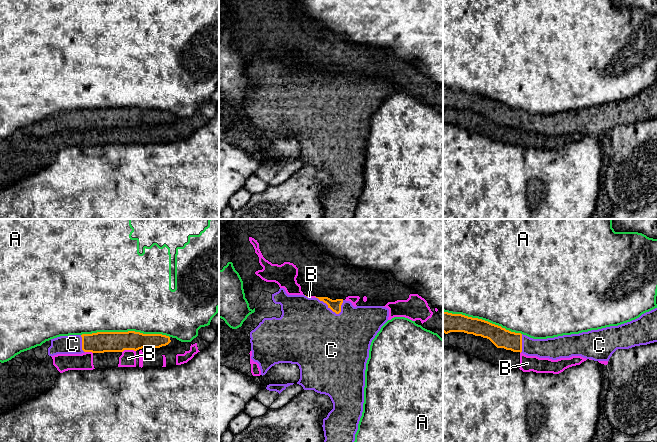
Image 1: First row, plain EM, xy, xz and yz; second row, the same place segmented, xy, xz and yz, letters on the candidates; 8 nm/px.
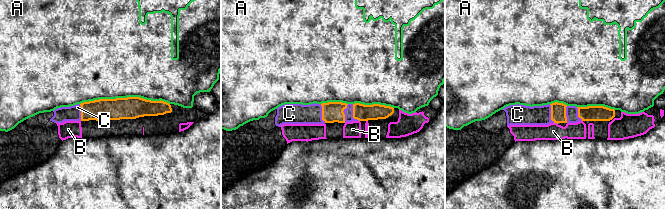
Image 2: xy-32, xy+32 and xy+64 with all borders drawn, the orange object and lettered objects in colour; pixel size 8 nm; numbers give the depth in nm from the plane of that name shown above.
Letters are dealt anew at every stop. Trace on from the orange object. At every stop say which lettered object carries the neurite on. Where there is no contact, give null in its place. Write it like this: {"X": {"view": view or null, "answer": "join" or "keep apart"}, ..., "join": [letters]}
{"A": {"view": "xy", "answer": "keep apart"}, "B": {"view": "xy", "answer": "keep apart"}, "C": {"view": "xz", "answer": "join"}, "join": ["C"]}

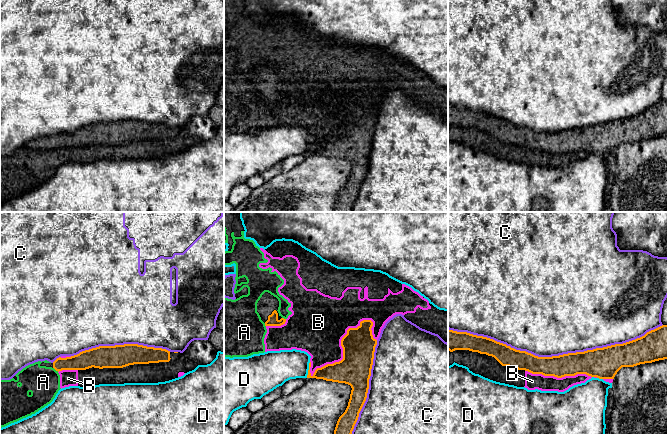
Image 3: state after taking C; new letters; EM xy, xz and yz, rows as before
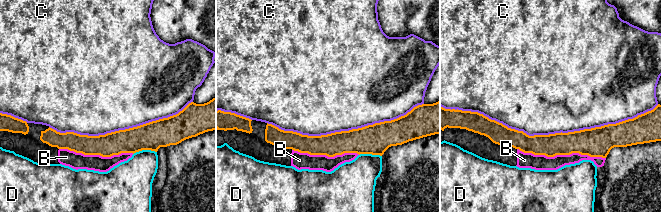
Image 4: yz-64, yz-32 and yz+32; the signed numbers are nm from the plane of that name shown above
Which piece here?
{"A": {"view": "xy", "answer": "keep apart"}, "B": {"view": "xz", "answer": "keep apart"}, "C": {"view": "yz", "answer": "keep apart"}, "D": {"view": "xz", "answer": "keep apart"}, "join": []}

